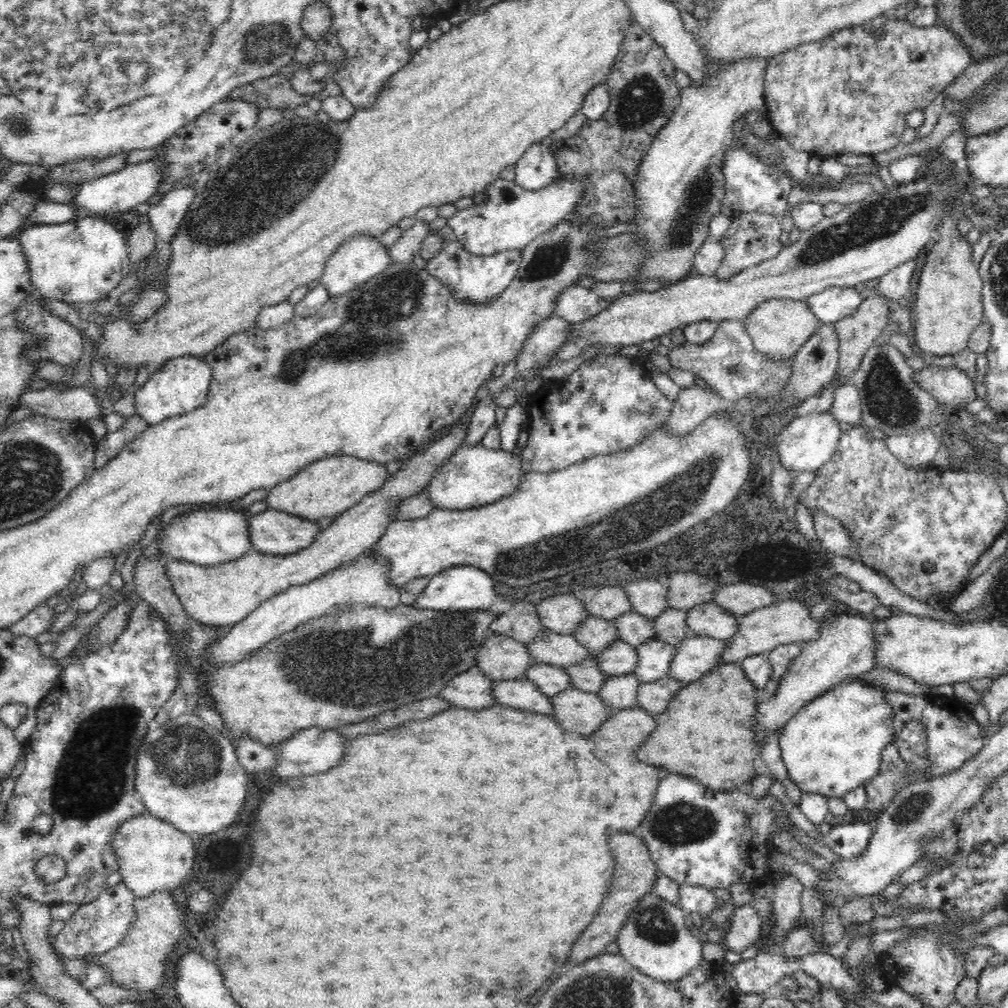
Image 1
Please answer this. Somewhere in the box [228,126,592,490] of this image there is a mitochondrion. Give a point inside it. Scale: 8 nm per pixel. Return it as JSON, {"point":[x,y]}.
{"point":[371,332]}

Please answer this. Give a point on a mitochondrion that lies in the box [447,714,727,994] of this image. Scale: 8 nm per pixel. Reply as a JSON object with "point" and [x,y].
{"point":[682,823]}

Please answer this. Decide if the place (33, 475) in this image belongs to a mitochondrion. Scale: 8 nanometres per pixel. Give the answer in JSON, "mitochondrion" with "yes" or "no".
{"mitochondrion":"yes"}

